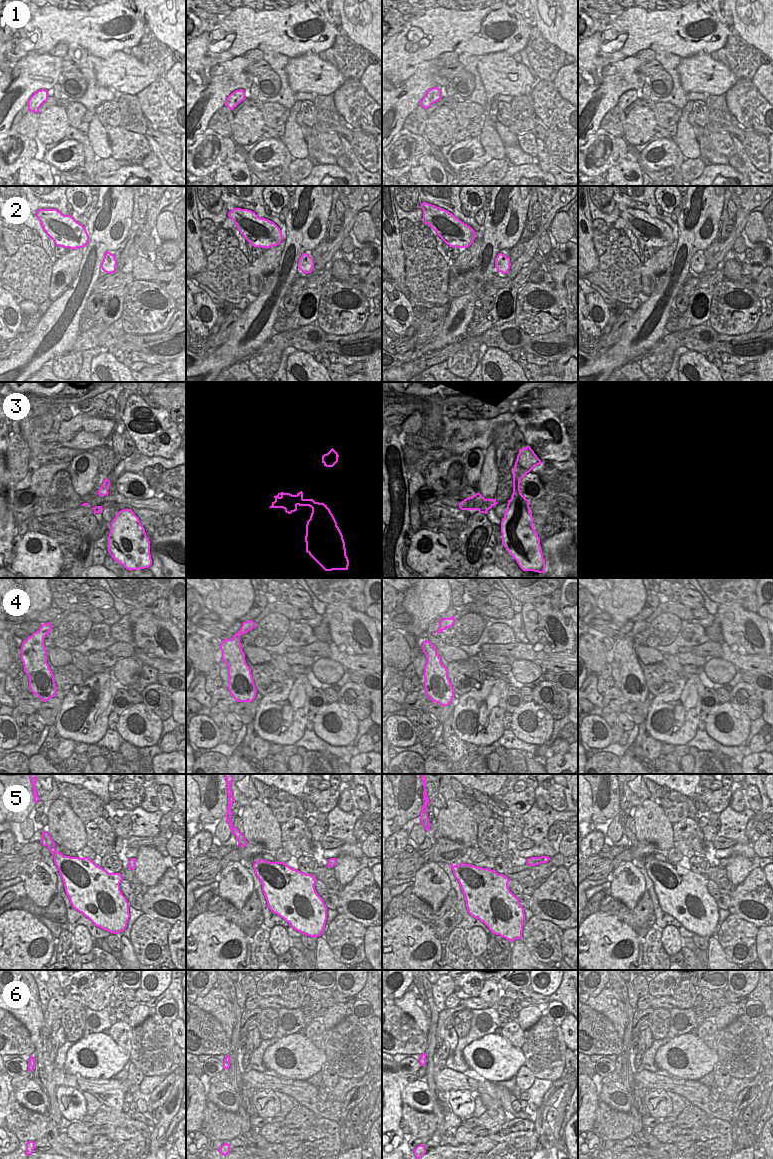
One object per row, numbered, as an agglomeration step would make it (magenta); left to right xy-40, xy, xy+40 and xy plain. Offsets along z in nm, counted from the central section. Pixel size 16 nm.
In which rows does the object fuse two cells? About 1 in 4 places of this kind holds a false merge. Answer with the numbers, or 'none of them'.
none of them

